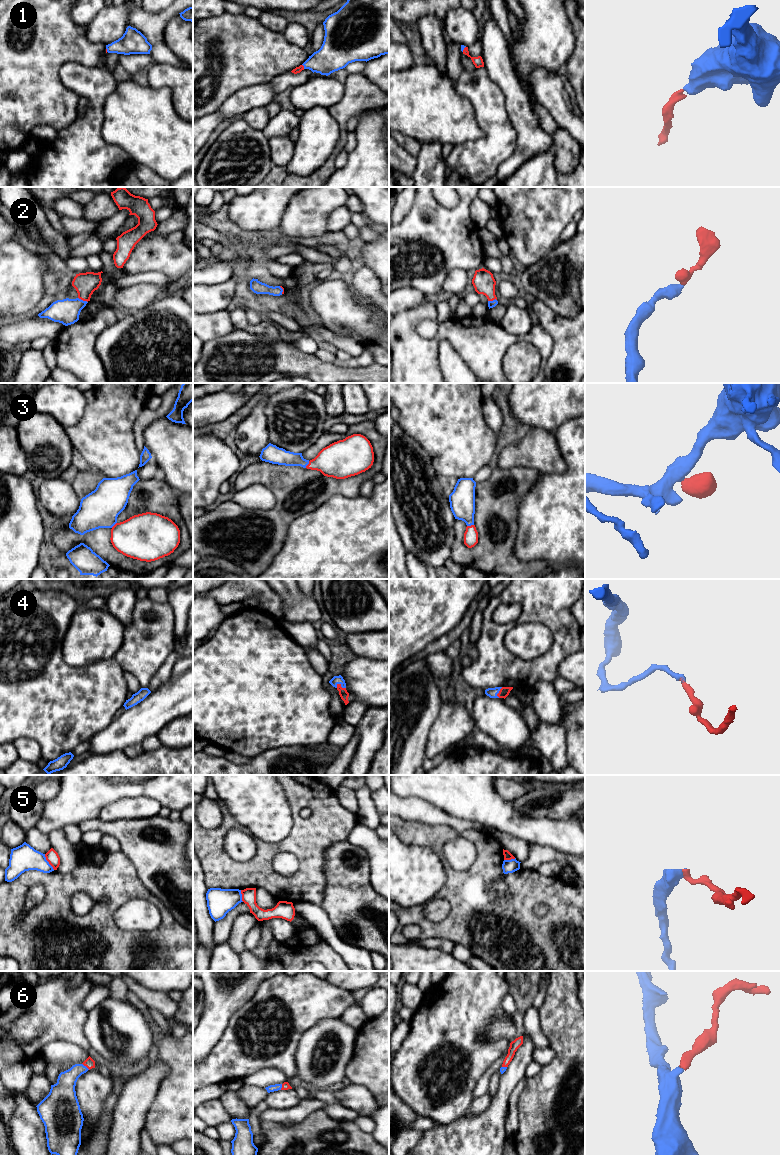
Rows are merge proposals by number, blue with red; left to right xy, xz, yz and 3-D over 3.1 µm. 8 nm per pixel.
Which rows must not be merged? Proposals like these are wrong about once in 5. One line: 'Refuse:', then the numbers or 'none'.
Refuse: 5

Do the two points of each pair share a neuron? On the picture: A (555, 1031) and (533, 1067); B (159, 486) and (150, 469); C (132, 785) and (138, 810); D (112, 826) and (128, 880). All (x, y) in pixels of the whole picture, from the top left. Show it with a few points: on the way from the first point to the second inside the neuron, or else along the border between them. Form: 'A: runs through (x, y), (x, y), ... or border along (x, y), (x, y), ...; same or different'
A: border along (542, 1066), (536, 1074), (527, 1078); different
B: border along (159, 474), (140, 480); different
C: border along (158, 801), (147, 797), (123, 797), (112, 802); different
D: border along (120, 850), (135, 868); different

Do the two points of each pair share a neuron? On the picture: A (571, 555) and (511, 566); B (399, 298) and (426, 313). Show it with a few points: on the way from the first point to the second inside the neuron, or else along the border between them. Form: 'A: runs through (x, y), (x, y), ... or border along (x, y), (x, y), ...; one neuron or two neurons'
A: border along (519, 560), (543, 560), (549, 568); two neurons
B: border along (428, 298), (424, 302), (402, 310), (399, 313); two neurons

